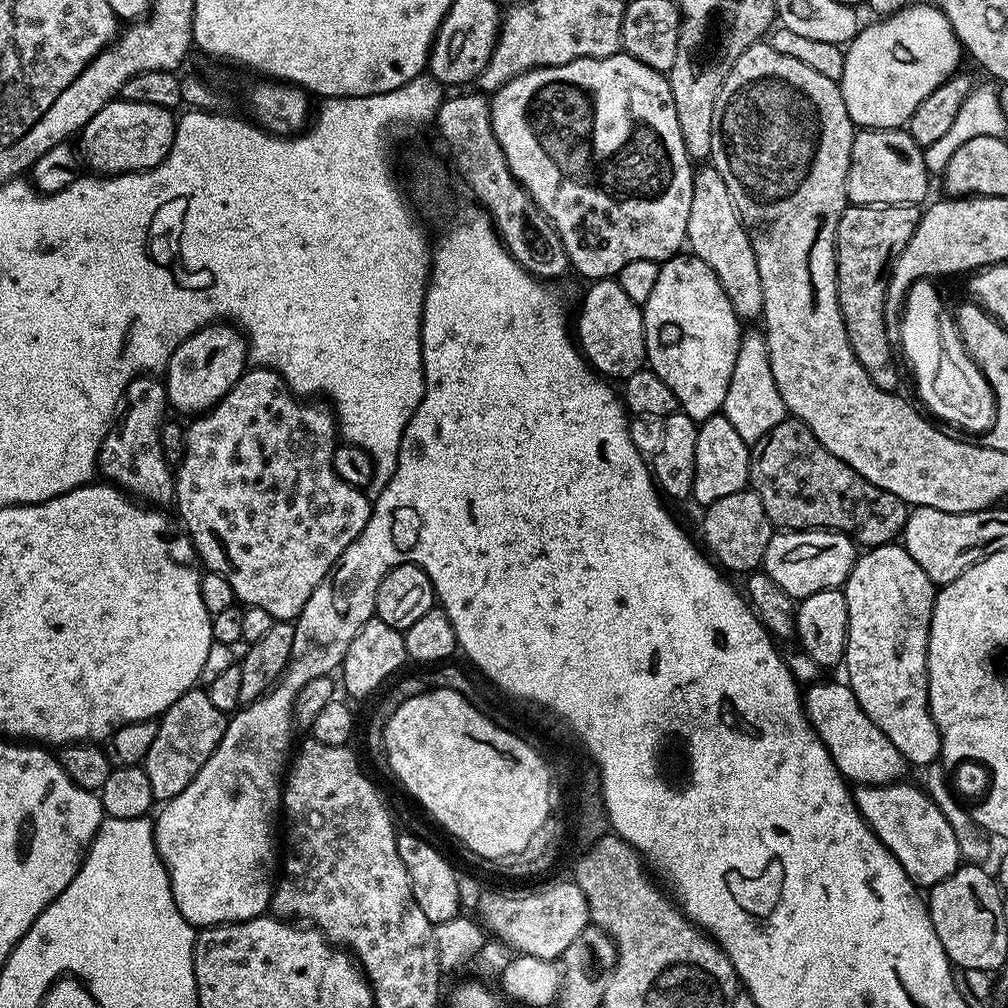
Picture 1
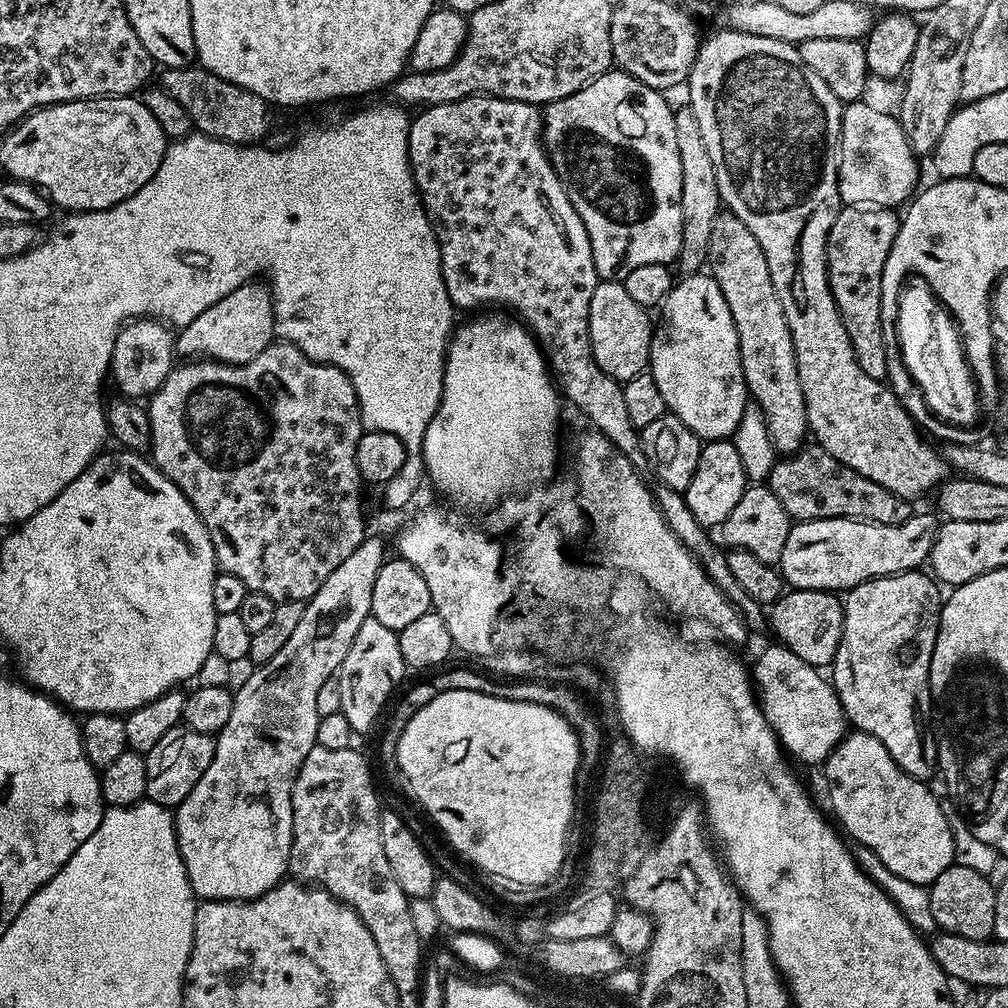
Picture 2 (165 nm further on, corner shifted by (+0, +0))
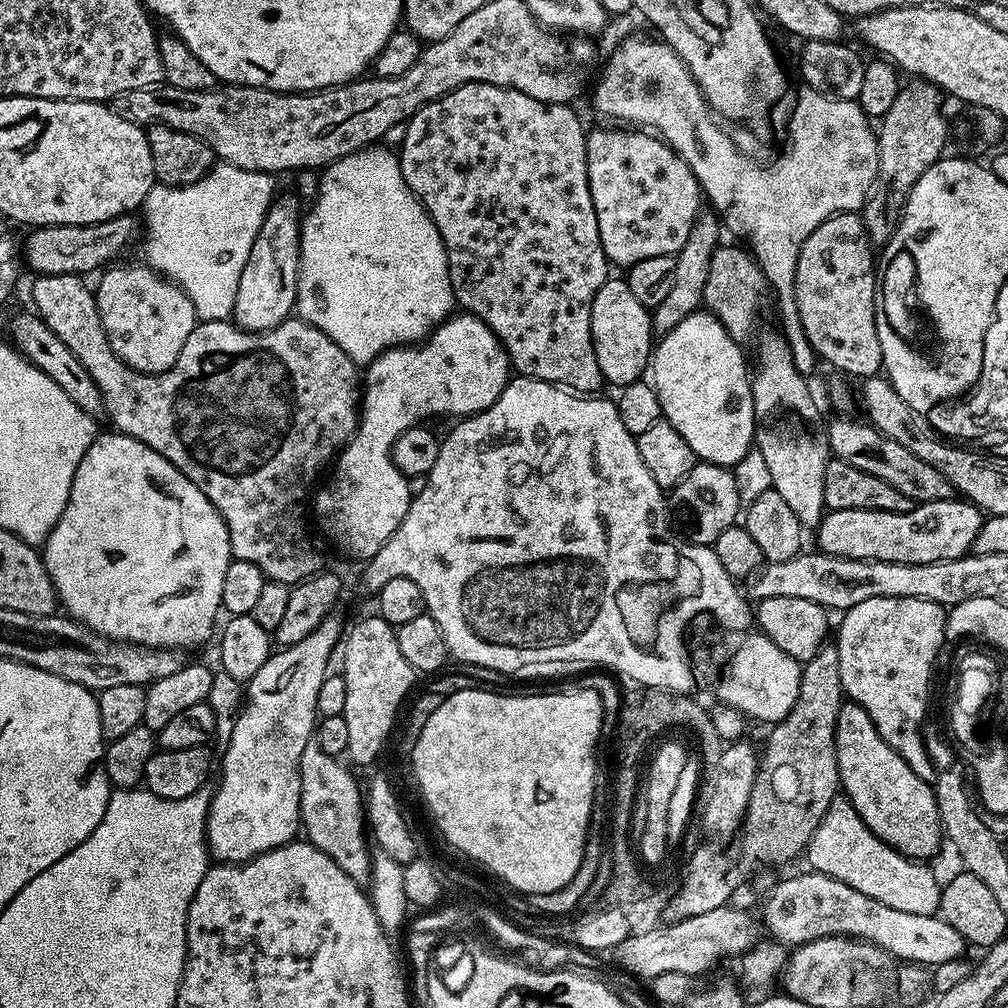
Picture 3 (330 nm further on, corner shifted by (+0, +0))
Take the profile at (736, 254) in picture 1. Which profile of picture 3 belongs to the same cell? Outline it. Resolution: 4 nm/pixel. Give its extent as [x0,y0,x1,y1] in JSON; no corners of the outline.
[750,331,832,530]

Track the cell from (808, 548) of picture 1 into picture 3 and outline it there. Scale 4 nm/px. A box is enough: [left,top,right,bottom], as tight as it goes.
[815,498,985,564]

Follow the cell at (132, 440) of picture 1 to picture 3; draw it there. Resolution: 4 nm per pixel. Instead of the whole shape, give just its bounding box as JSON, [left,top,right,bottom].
[94,262,198,372]

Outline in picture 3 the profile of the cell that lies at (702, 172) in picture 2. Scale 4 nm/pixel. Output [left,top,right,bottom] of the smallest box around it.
[651,210,722,337]

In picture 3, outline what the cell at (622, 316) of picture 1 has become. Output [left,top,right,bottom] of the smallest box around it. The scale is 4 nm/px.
[592,278,654,385]

